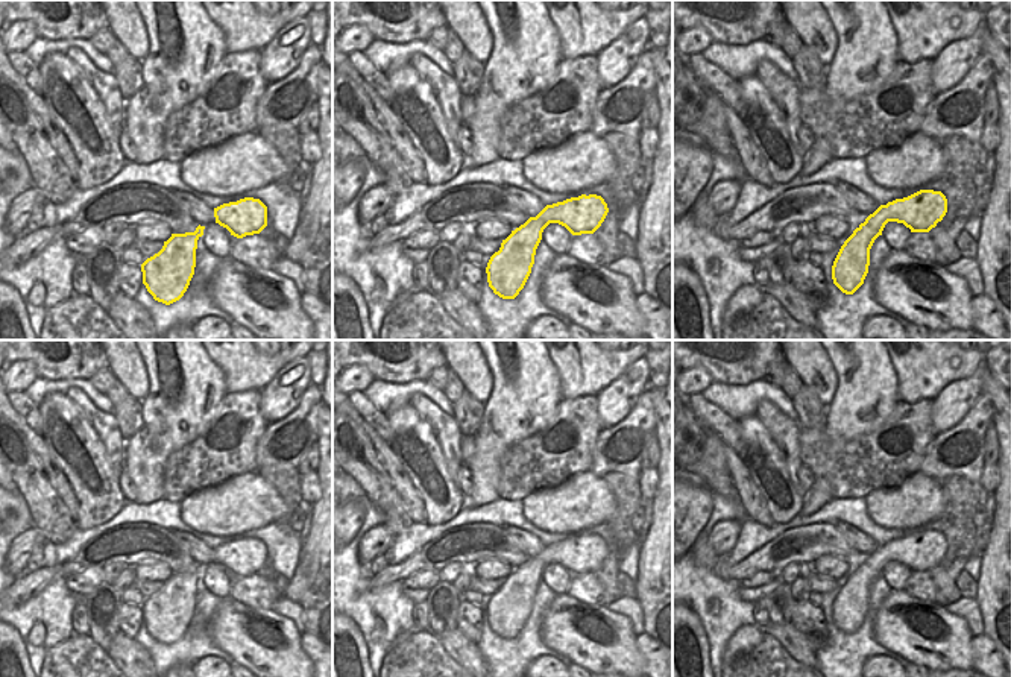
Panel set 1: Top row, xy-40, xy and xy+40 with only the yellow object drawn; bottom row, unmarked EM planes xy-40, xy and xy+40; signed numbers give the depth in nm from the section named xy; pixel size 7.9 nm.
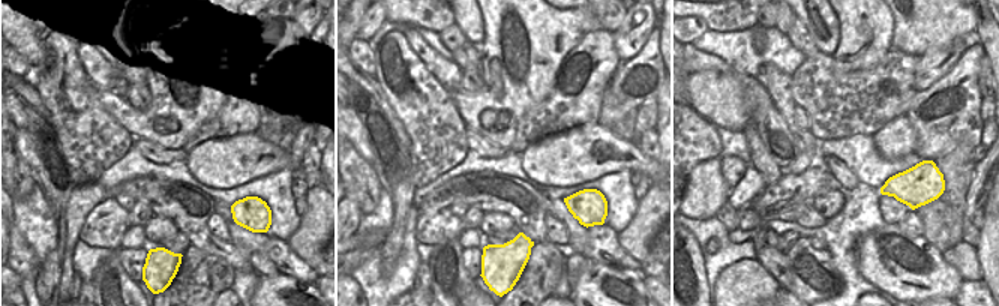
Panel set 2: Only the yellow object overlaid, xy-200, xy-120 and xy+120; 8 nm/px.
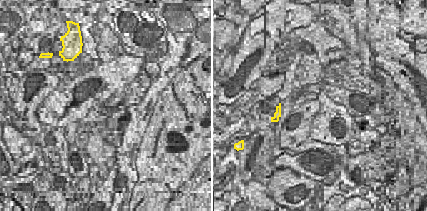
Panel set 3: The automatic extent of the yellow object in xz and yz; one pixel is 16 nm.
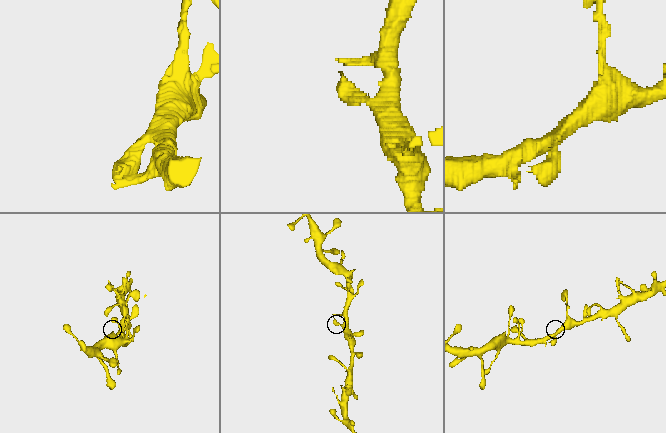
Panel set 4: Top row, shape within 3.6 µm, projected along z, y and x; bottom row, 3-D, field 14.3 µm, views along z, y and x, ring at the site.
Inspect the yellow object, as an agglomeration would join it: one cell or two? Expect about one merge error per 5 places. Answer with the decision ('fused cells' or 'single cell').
single cell

